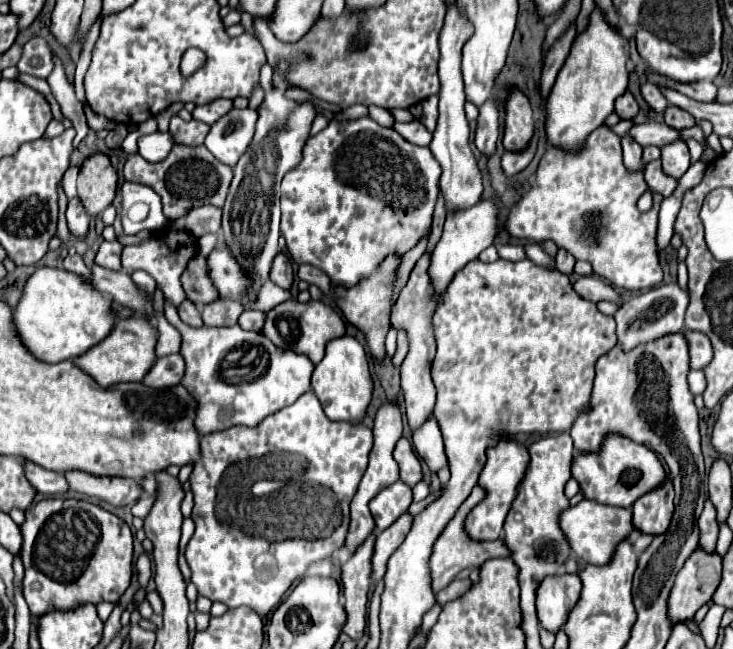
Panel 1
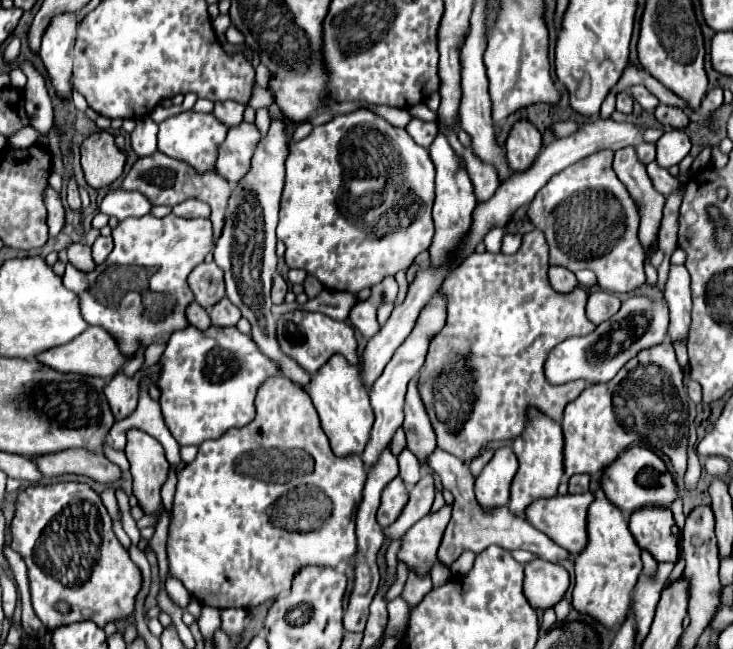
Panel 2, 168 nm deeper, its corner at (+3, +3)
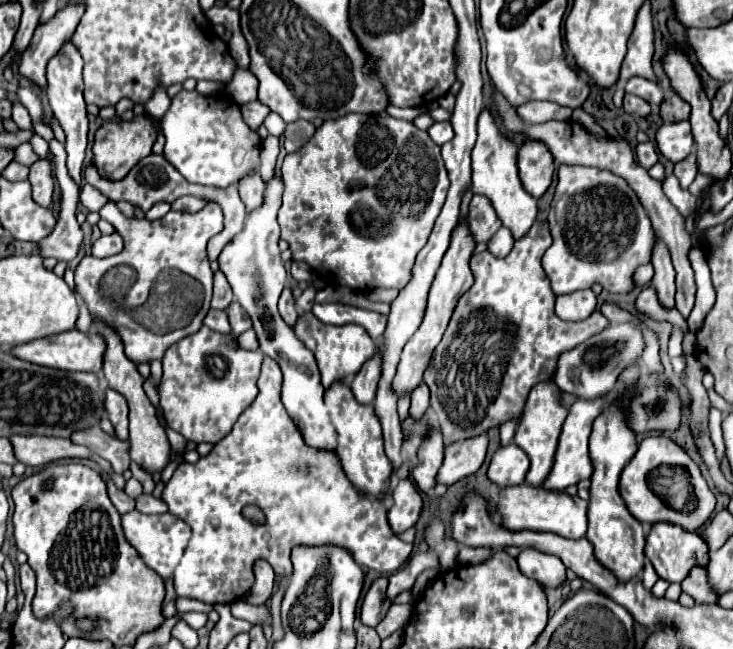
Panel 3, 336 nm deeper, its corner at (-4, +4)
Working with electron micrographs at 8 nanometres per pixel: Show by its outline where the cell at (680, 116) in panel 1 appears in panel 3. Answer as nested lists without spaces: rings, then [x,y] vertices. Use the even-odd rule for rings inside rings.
[[[670,95],[660,105],[660,117],[664,119],[664,123],[676,123],[676,121],[688,119],[690,105],[684,99],[680,99],[678,95]]]

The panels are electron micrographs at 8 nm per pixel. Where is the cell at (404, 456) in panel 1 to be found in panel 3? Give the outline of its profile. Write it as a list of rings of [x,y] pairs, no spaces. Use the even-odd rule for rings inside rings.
[[[420,383],[412,391],[412,407],[410,407],[410,413],[420,419],[426,409],[428,409],[428,387],[424,383]]]

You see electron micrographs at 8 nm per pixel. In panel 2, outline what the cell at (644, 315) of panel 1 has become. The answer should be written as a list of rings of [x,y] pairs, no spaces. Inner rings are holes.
[[[631,296],[627,298],[619,312],[597,326],[597,330],[583,338],[569,338],[563,344],[555,346],[545,362],[545,374],[551,384],[565,384],[569,380],[587,380],[609,382],[627,360],[631,360],[643,348],[651,348],[667,338],[669,328],[669,308],[663,298],[653,300],[649,296]]]

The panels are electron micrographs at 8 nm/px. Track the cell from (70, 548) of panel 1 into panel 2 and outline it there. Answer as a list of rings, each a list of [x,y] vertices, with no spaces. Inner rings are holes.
[[[63,482],[53,486],[33,486],[19,492],[11,530],[11,548],[19,552],[27,564],[33,610],[49,630],[81,620],[93,620],[103,628],[107,622],[115,622],[117,618],[127,618],[133,614],[135,596],[141,588],[141,570],[133,564],[129,552],[113,534],[111,516],[107,514],[99,494],[93,492],[87,484]],[[59,602],[65,602],[69,612],[59,612]]]

